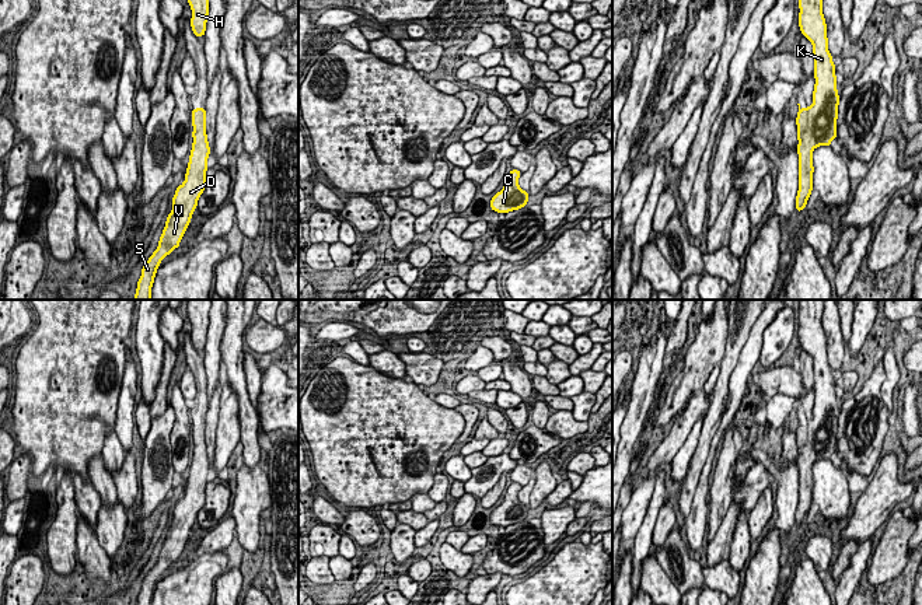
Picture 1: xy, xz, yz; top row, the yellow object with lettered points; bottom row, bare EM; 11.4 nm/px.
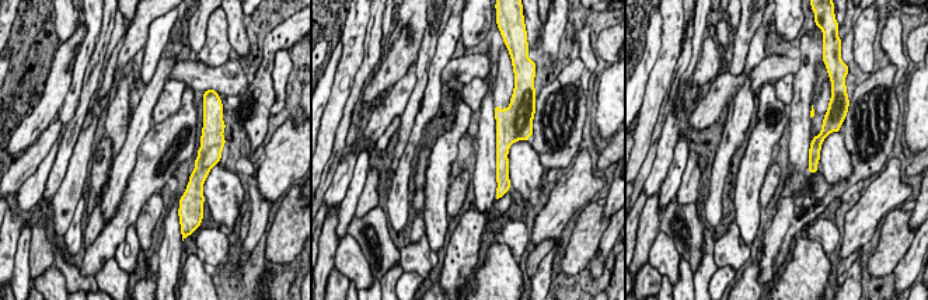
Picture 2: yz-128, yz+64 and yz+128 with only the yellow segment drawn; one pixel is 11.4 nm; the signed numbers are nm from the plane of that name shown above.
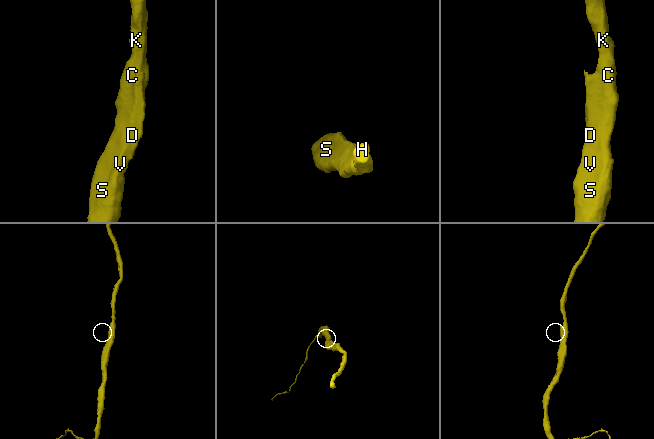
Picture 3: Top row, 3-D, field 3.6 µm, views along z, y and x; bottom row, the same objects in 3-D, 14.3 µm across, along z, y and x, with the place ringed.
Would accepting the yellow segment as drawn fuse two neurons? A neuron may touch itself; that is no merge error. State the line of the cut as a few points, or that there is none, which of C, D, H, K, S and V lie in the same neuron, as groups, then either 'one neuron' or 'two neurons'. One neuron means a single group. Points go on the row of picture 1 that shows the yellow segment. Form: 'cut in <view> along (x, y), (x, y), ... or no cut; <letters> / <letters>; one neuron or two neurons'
no cut; C D H K S V; one neuron

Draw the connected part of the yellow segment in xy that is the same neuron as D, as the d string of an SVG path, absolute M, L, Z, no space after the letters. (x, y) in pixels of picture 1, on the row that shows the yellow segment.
M195 108L191 116L193 143L185 181L175 190L171 200L172 210L167 217L157 249L143 265L133 300L151 300L151 287L157 269L167 255L170 255L175 248L179 248L179 242L184 238L186 227L189 225L192 214L198 206L198 199L205 192L207 157L210 155L206 134L206 109Z

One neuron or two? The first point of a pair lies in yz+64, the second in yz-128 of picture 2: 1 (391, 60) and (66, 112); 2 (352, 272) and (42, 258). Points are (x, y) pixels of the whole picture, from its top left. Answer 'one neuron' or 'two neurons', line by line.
1: two neurons
2: two neurons

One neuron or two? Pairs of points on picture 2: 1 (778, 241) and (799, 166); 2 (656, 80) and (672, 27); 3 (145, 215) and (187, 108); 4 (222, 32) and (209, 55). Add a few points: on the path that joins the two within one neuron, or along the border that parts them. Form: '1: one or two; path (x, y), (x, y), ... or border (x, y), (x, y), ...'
1: two; border (809, 173), (805, 198), (796, 206)
2: one; path (663, 67), (670, 51), (670, 39)
3: two; border (159, 191), (145, 202), (135, 222)
4: one; path (217, 38), (215, 49)

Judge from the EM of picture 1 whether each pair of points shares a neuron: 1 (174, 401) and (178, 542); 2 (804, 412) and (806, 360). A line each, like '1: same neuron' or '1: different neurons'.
1: different neurons
2: same neuron

